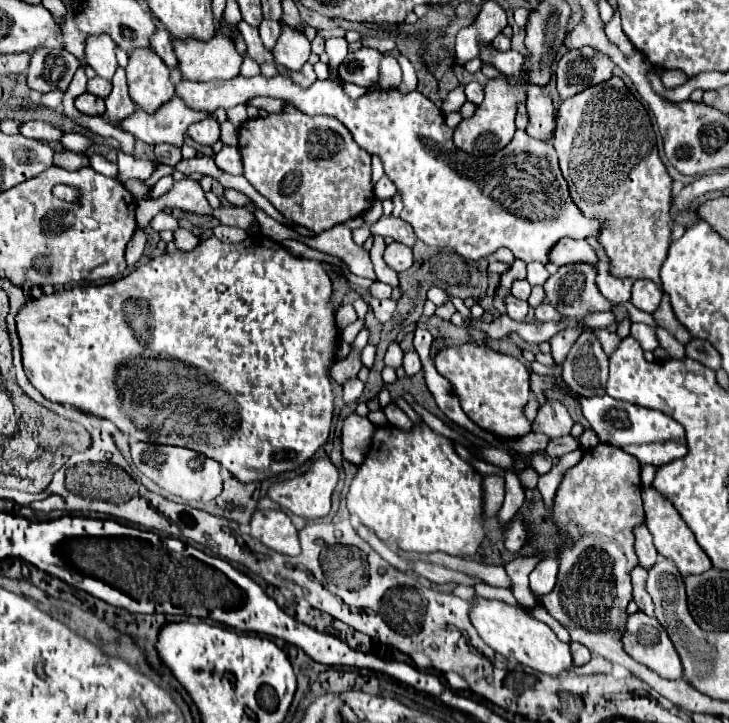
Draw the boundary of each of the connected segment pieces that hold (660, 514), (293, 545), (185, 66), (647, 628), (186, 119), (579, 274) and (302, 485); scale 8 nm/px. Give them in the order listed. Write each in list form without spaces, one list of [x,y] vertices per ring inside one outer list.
[[[652,486],[642,488],[642,500],[644,500],[644,512],[646,512],[646,526],[648,526],[648,530],[650,530],[652,536],[654,536],[654,546],[656,546],[656,550],[658,550],[664,558],[672,560],[672,562],[678,566],[678,570],[680,570],[682,576],[700,574],[700,572],[710,570],[710,568],[712,568],[710,558],[708,558],[706,552],[698,546],[692,530],[686,526],[686,522],[680,518],[680,514],[672,508],[672,504],[666,502],[664,496],[660,496]]]
[[[256,510],[250,520],[250,536],[280,554],[300,554],[298,530],[282,510]]]
[[[218,34],[210,42],[200,40],[186,40],[186,42],[174,42],[174,52],[178,58],[178,70],[182,74],[182,80],[190,82],[210,82],[210,80],[232,80],[240,76],[242,66],[242,54],[236,52],[236,46],[230,38],[224,34]]]
[[[636,612],[628,616],[626,632],[622,634],[624,650],[640,664],[648,666],[656,674],[668,680],[678,680],[684,676],[684,668],[668,632],[662,630],[656,618]]]
[[[174,96],[172,100],[168,100],[164,106],[160,106],[156,112],[152,112],[152,114],[148,114],[148,112],[144,112],[144,110],[136,110],[134,114],[130,114],[128,118],[124,118],[124,120],[120,120],[120,122],[116,122],[122,130],[126,130],[126,132],[130,132],[132,136],[136,136],[136,138],[140,138],[140,140],[144,140],[144,142],[148,142],[148,144],[162,144],[162,142],[168,142],[168,144],[174,144],[174,146],[182,146],[182,140],[184,140],[184,134],[186,134],[186,130],[188,130],[188,126],[190,124],[194,124],[196,120],[202,120],[204,116],[208,116],[208,114],[204,114],[204,112],[196,112],[196,110],[190,110],[184,102],[182,102],[182,98],[178,98],[178,96]]]
[[[580,264],[560,266],[544,284],[546,298],[556,310],[570,318],[586,318],[592,312],[610,310],[608,300],[602,298],[596,286],[596,268]]]
[[[322,456],[318,460],[312,462],[312,466],[308,468],[308,472],[290,478],[290,480],[282,480],[282,482],[274,482],[268,488],[268,496],[280,504],[284,510],[302,516],[306,520],[314,520],[314,518],[324,518],[328,516],[330,508],[332,508],[332,492],[338,484],[338,468],[334,466],[334,462],[328,456]]]

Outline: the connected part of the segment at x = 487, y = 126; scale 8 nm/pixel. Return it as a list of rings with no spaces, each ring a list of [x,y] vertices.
[[[496,78],[488,80],[484,86],[484,102],[476,108],[472,118],[464,118],[454,128],[454,144],[458,150],[464,150],[466,154],[478,156],[478,154],[494,154],[496,150],[506,148],[506,144],[514,136],[514,116],[516,116],[516,104],[526,100],[524,88],[518,84],[516,78]]]

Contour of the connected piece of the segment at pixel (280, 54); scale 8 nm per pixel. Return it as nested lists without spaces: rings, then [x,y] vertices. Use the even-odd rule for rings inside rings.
[[[282,24],[282,36],[278,38],[272,54],[284,68],[300,70],[310,56],[310,42],[304,34],[298,34],[294,28]]]

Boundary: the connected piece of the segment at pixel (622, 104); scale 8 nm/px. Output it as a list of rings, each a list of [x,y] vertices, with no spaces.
[[[612,76],[610,80],[590,86],[558,106],[558,124],[552,144],[558,152],[560,170],[568,182],[572,200],[580,206],[586,218],[600,218],[600,222],[604,222],[598,242],[610,256],[610,272],[620,278],[660,278],[660,266],[664,264],[672,230],[672,178],[658,156],[656,134],[644,104],[624,86],[622,78]]]

